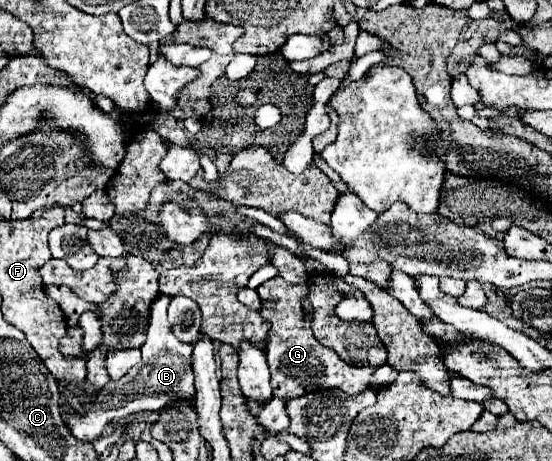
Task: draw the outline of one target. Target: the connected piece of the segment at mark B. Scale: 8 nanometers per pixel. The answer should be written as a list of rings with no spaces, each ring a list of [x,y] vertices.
[[[161,294],[151,304],[151,320],[149,320],[149,328],[147,328],[147,342],[141,346],[143,364],[133,366],[121,380],[109,382],[97,394],[89,394],[83,386],[77,386],[75,394],[81,396],[83,400],[89,400],[89,402],[85,402],[85,406],[87,406],[85,414],[67,412],[67,408],[61,408],[61,414],[67,420],[67,428],[77,440],[93,444],[101,436],[105,424],[111,422],[111,418],[115,418],[115,416],[129,416],[129,414],[135,414],[135,412],[141,412],[141,410],[157,412],[173,400],[187,400],[187,398],[195,396],[193,370],[191,370],[193,346],[179,342],[171,334],[171,328],[169,328],[169,322],[167,322],[169,300],[171,300],[169,296]]]

